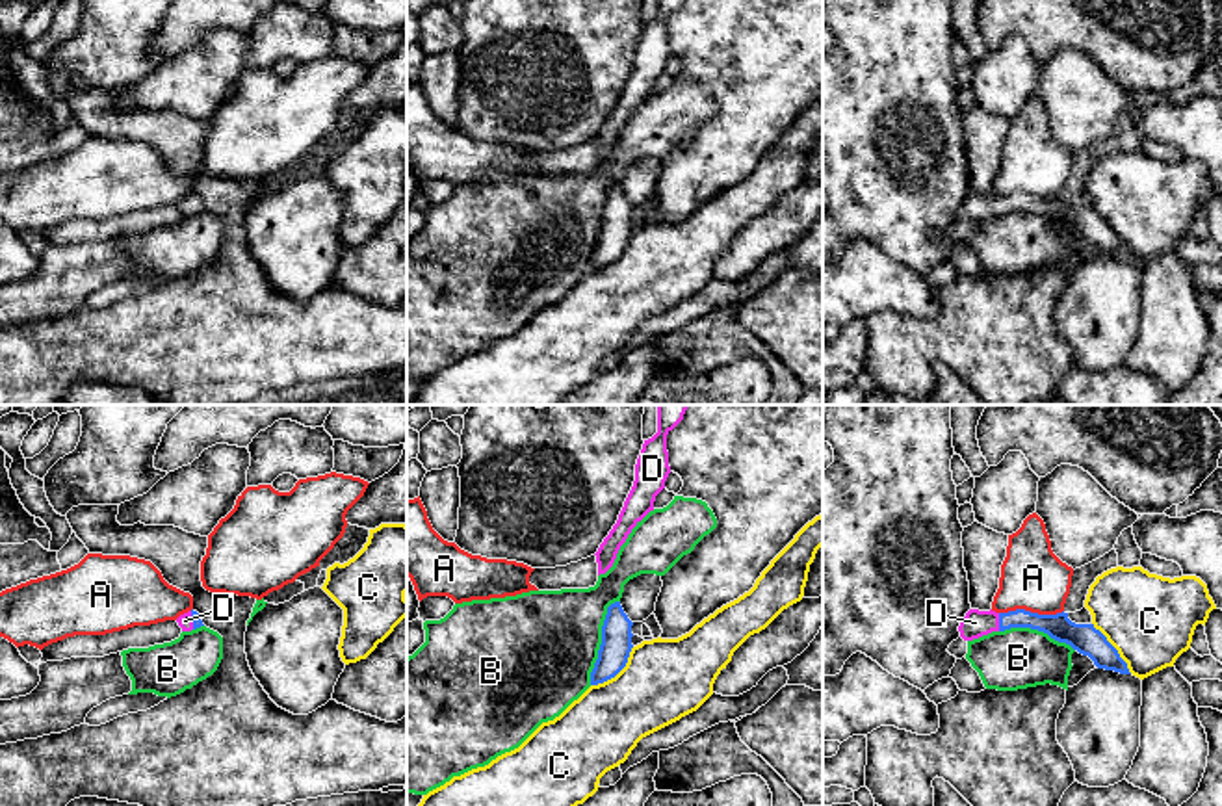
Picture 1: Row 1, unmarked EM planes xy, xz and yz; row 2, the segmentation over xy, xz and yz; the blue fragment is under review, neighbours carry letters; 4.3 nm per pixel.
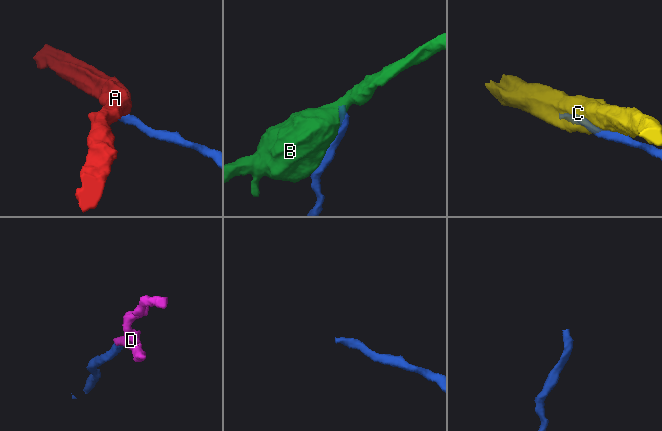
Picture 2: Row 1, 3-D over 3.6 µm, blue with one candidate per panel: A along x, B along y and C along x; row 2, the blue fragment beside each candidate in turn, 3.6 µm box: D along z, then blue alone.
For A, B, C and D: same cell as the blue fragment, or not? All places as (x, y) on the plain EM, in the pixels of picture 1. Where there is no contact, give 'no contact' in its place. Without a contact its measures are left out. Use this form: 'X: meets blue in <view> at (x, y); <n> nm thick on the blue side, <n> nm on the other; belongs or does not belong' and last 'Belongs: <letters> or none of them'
A: meets blue in yz at (1029, 195); 110 nm thick on the blue side, 280 nm on the other; does not belong
B: meets blue in xz at (602, 225); 130 nm thick on the blue side, 460 nm on the other; does not belong
C: meets blue in xz at (617, 257); 130 nm thick on the blue side, 360 nm on the other; does not belong
D: meets blue in yz at (1000, 207); 110 nm thick on the blue side, 120 nm on the other; belongs
Belongs: D

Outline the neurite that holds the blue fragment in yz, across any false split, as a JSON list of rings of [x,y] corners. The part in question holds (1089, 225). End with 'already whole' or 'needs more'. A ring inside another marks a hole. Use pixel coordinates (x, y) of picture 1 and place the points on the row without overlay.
[[[969,193],[958,215],[964,225],[973,225],[992,215],[1005,215],[1010,212],[1044,215],[1051,223],[1066,227],[1079,238],[1088,240],[1098,253],[1131,258],[1118,234],[1094,212],[1094,208],[1075,208],[1064,195],[1057,199],[1038,199],[1025,193],[1008,197]]]; needs more

